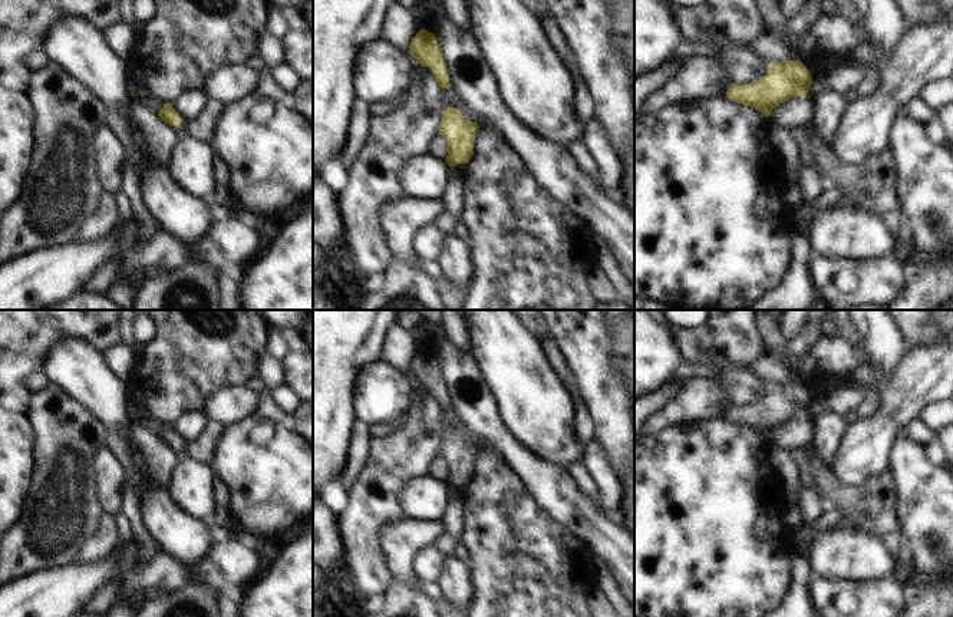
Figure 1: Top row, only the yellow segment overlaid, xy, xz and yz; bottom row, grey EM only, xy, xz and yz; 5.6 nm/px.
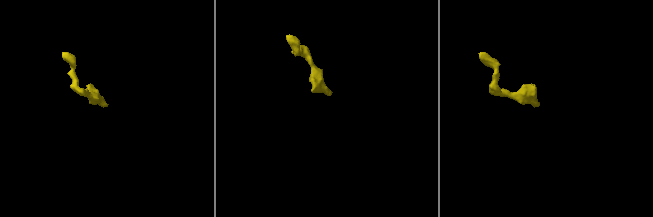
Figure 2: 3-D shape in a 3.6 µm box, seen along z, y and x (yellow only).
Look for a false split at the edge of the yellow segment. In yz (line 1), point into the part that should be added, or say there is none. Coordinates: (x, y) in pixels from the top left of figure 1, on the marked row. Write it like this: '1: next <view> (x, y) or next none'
1: next none

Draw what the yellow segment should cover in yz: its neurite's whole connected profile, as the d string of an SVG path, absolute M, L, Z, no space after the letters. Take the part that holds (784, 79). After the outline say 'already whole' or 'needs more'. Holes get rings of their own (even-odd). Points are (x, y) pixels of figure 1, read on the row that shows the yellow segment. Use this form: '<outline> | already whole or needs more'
M774 60L754 83L732 83L725 98L752 106L768 118L776 105L792 96L807 98L811 85L811 73L801 60Z | already whole

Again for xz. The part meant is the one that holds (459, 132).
M456 108L442 110L439 135L446 141L448 155L445 161L449 166L469 162L474 155L474 141L478 128L476 122L466 119Z | already whole

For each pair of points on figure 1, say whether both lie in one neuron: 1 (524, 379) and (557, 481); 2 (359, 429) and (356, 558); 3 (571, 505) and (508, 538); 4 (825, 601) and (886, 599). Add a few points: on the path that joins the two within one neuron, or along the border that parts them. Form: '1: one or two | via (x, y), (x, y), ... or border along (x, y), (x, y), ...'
1: two | border along (523, 445), (538, 458), (564, 471)
2: two | border along (369, 441), (369, 455), (348, 491)
3: two | border along (528, 491), (557, 521), (579, 535)
4: one | via (840, 589), (857, 589), (870, 597)

